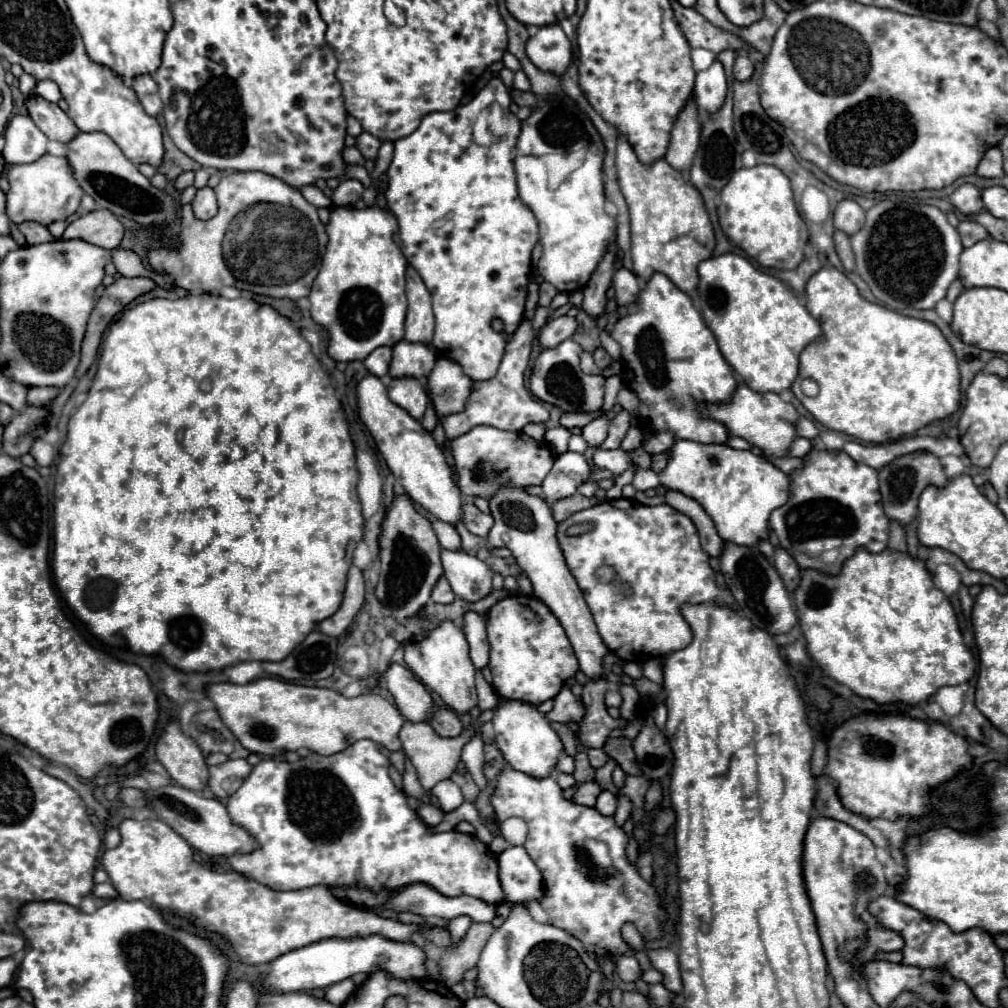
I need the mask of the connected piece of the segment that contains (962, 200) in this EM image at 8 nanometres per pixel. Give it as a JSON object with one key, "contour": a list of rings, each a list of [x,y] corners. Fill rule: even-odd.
{"contour":[[[961,184],[951,196],[949,196],[949,202],[953,204],[953,208],[963,214],[963,216],[969,216],[969,214],[977,214],[983,210],[983,202],[981,202],[981,190],[973,184]]]}

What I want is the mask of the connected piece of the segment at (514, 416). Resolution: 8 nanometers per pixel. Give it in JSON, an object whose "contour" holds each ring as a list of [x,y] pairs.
{"contour":[[[525,318],[519,324],[519,328],[515,330],[513,338],[507,342],[499,372],[491,380],[473,382],[465,410],[461,410],[457,414],[439,416],[439,424],[443,426],[445,436],[449,440],[459,438],[459,436],[467,434],[471,428],[481,426],[481,424],[495,426],[499,430],[521,432],[523,426],[527,426],[531,422],[545,422],[549,418],[549,410],[546,405],[541,404],[541,401],[525,388],[525,370],[527,370],[527,362],[529,362],[529,354],[531,354],[531,346],[533,346],[535,336],[537,336],[537,330],[531,326],[531,320]]]}

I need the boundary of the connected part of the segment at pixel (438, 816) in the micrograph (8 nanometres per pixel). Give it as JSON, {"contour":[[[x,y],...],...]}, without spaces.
{"contour":[[[421,804],[417,812],[419,812],[419,816],[423,818],[423,822],[427,826],[437,826],[443,820],[443,816],[445,816],[443,810],[439,806],[435,806],[435,804]]]}

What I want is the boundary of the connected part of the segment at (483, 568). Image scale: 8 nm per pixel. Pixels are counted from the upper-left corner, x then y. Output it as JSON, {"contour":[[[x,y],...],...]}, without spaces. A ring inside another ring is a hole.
{"contour":[[[463,550],[441,552],[445,578],[451,590],[465,602],[477,602],[491,592],[491,570],[485,562]]]}

